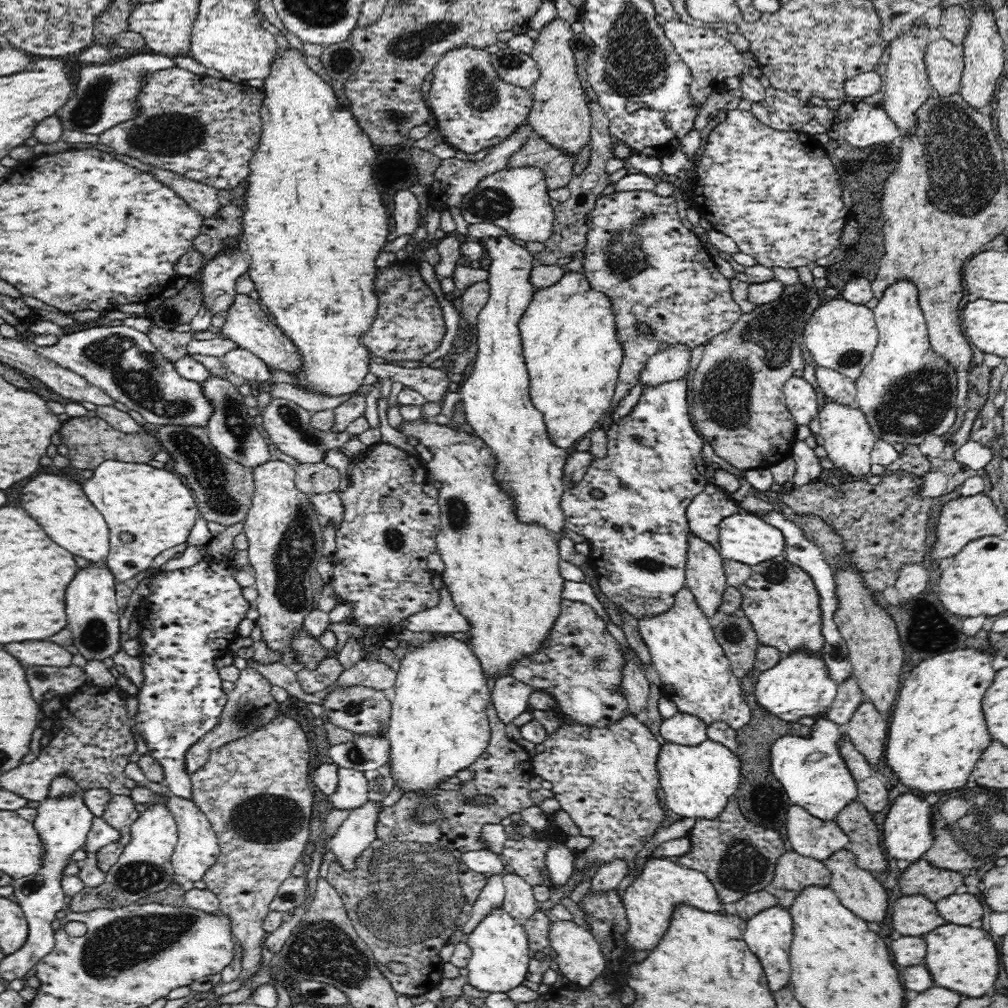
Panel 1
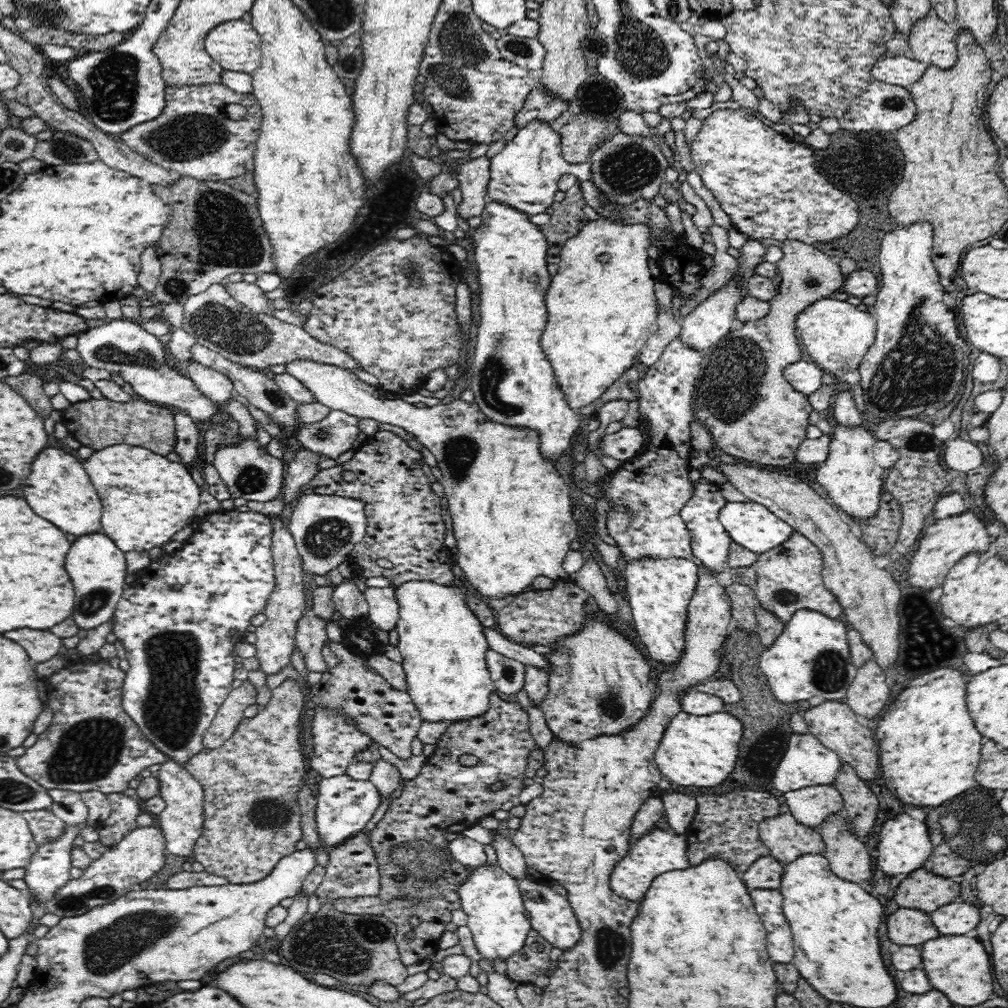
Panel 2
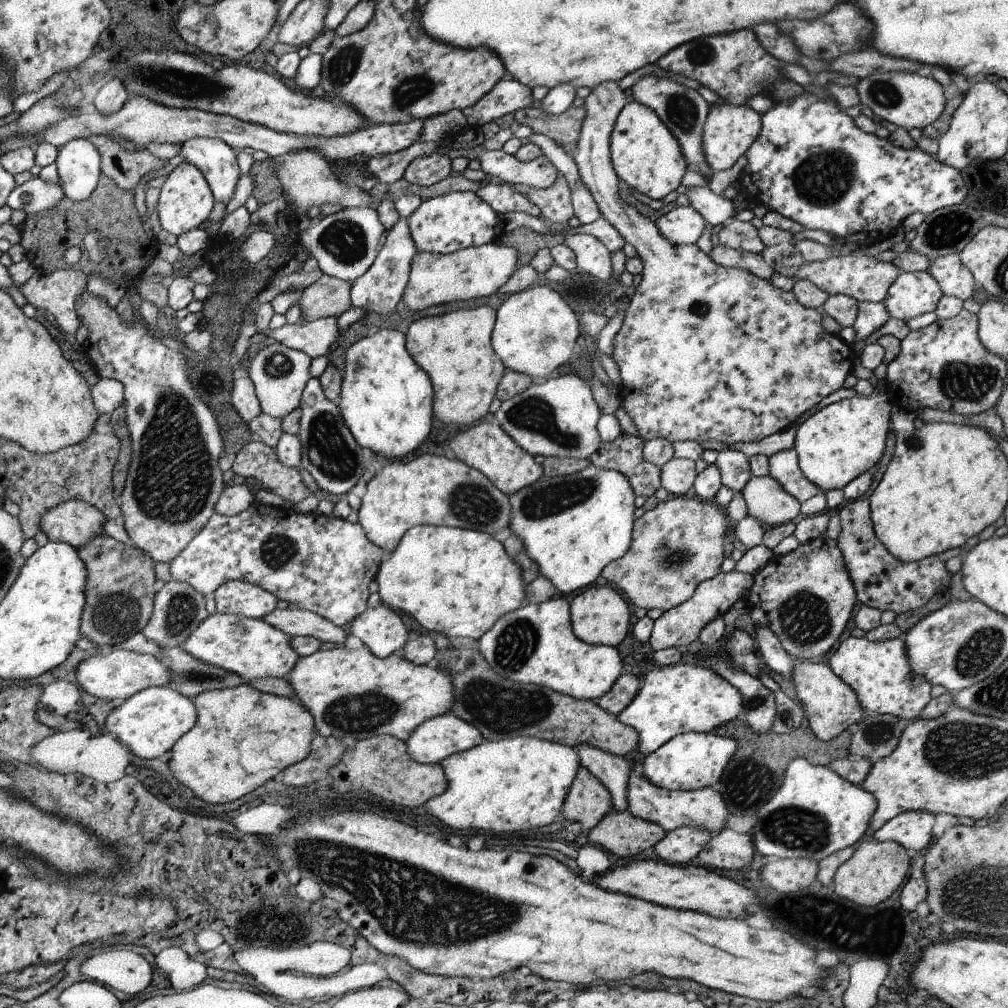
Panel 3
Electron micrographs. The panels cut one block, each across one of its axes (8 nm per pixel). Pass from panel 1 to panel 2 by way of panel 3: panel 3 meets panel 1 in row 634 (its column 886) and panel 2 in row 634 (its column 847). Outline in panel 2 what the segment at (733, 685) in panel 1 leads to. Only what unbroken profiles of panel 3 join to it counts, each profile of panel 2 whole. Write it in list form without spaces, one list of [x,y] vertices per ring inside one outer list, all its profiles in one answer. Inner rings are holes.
[[[644,557],[630,561],[625,569],[626,593],[634,619],[633,625],[646,646],[646,654],[664,666],[673,665],[685,647],[687,610],[698,584],[697,561],[682,557]]]

